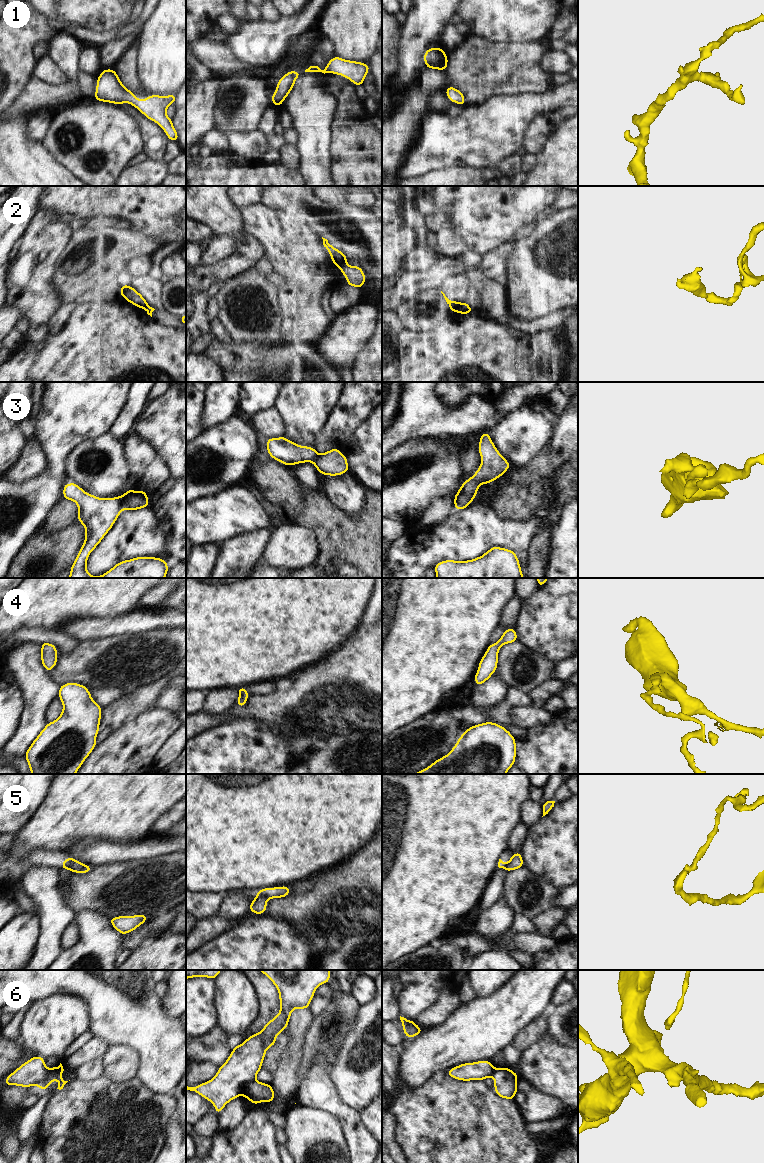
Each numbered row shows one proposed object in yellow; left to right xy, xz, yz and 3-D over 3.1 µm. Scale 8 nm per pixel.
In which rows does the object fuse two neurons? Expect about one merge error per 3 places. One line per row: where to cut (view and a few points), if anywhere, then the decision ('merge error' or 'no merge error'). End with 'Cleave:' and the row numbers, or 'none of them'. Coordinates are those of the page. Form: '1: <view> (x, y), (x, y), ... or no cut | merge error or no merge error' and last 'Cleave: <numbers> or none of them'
1: no cut | no merge error
2: yz (463, 303), (458, 312) | merge error
3: xy (120, 497), (123, 509) | merge error
4: no cut | no merge error
5: xz (257, 894), (267, 899) | merge error
6: xz (254, 1079), (251, 1083), (245, 1083), (241, 1087), (240, 1094) | merge error
Cleave: 2, 3, 5, 6

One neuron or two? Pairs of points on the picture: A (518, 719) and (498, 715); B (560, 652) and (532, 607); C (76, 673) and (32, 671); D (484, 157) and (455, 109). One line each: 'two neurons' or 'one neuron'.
A: two neurons
B: one neuron
C: two neurons
D: two neurons

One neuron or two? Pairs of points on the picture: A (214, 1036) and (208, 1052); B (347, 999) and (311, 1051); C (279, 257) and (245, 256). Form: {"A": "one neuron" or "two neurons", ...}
{"A": "one neuron", "B": "one neuron", "C": "two neurons"}

